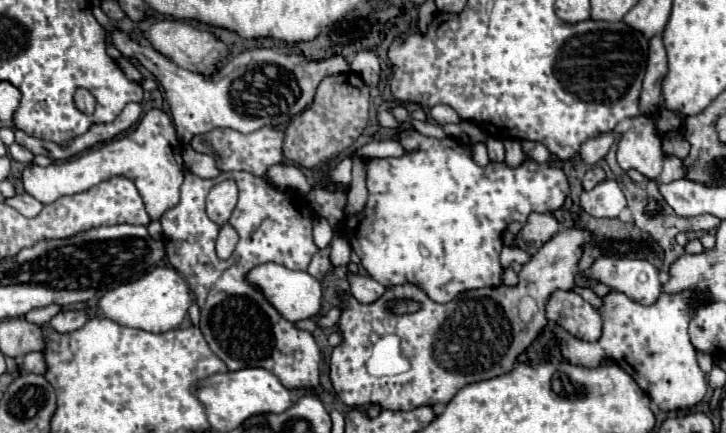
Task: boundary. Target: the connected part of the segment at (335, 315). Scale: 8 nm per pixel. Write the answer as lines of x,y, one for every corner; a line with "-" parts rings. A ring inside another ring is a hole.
336,306
336,308
332,308
328,314
324,314
324,316
318,320
318,326
322,326
322,328
332,328
332,326
338,324
340,316
342,316
342,308

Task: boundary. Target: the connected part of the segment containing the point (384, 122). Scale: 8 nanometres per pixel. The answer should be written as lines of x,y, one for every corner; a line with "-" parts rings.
379,111
377,113
377,120
382,127
396,130
401,129
401,122
397,121
388,111

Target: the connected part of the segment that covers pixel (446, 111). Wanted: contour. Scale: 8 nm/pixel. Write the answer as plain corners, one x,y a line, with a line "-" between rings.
438,104
438,106
434,106
432,110
430,110
430,114
432,114
432,118
442,126
442,124
448,124
448,122
458,122
460,120
460,116
450,108
450,106
442,106
442,104

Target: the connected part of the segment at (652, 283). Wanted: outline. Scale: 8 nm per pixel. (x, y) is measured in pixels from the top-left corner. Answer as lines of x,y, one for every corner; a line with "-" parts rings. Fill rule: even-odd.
604,256
592,264
590,276
644,306
654,304
662,292
658,270
648,260

